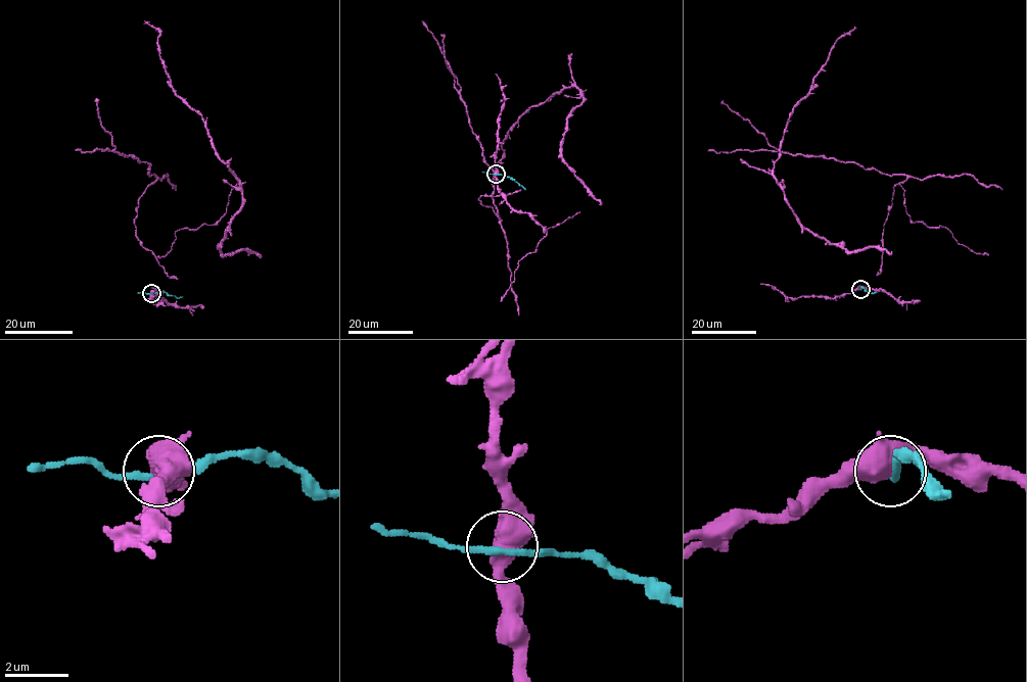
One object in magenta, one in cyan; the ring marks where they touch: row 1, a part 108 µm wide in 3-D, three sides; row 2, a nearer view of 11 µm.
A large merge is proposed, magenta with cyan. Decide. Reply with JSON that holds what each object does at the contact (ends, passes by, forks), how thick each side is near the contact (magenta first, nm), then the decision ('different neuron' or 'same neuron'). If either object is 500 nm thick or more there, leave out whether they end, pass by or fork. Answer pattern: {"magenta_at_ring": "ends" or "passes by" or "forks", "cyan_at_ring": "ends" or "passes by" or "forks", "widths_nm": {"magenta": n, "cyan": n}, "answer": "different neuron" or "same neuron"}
{"widths_nm": {"magenta": 500, "cyan": 200}, "answer": "different neuron"}

